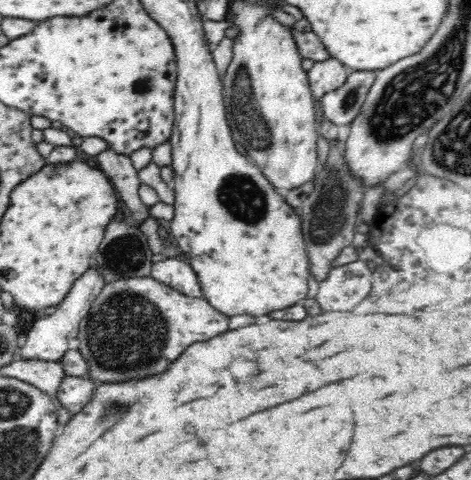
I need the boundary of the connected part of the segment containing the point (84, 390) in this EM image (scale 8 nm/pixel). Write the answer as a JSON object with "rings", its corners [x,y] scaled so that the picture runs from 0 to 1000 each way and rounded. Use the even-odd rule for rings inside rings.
{"rings":[[[138,783],[125,800],[119,827],[149,863],[159,865],[195,833],[200,813],[200,794],[191,788]]]}

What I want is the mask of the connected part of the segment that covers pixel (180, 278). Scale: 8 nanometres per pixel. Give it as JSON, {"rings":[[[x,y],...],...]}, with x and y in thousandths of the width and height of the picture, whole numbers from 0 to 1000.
{"rings":[[[386,535],[352,538],[323,552],[321,577],[395,617],[431,617],[416,565]]]}

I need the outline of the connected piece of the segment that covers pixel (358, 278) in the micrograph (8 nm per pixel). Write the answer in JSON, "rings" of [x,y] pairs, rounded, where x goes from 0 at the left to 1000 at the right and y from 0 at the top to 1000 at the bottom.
{"rings":[[[756,546],[705,558],[692,583],[677,588],[675,629],[688,650],[747,646],[786,613],[792,567],[775,546]]]}

